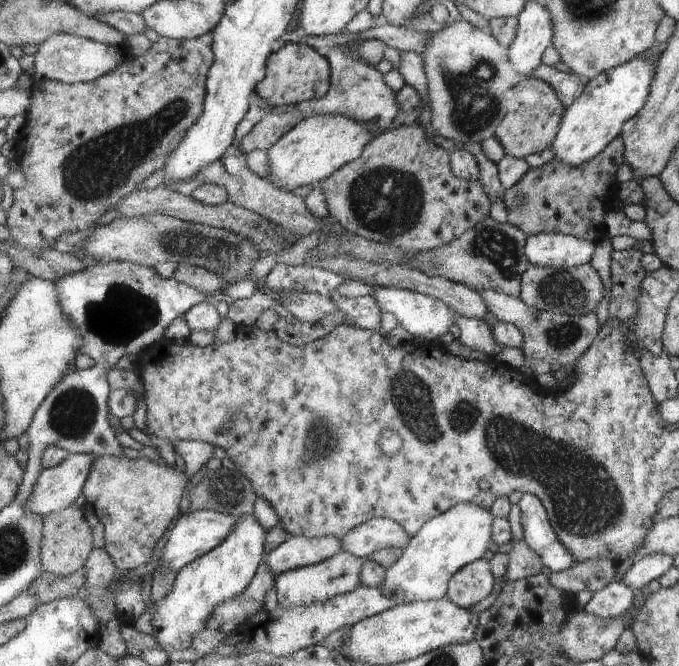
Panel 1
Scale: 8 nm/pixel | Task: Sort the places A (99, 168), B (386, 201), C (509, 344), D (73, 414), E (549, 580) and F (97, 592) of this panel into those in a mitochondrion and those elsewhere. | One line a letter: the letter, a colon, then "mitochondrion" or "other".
A: mitochondrion
B: mitochondrion
C: other
D: mitochondrion
E: other
F: other

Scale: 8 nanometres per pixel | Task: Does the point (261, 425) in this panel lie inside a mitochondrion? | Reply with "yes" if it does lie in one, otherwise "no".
yes

